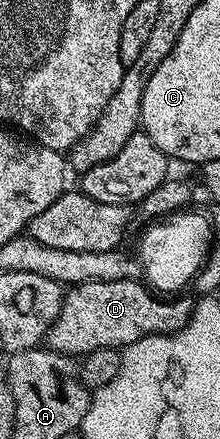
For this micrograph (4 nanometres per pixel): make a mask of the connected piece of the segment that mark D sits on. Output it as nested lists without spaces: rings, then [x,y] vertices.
[[[88,280],[85,284],[70,287],[65,292],[59,318],[49,328],[44,343],[51,352],[77,358],[96,348],[120,350],[144,336],[176,332],[192,317],[192,303],[177,300],[168,304],[165,301],[168,299],[153,298],[154,293],[137,280]]]

